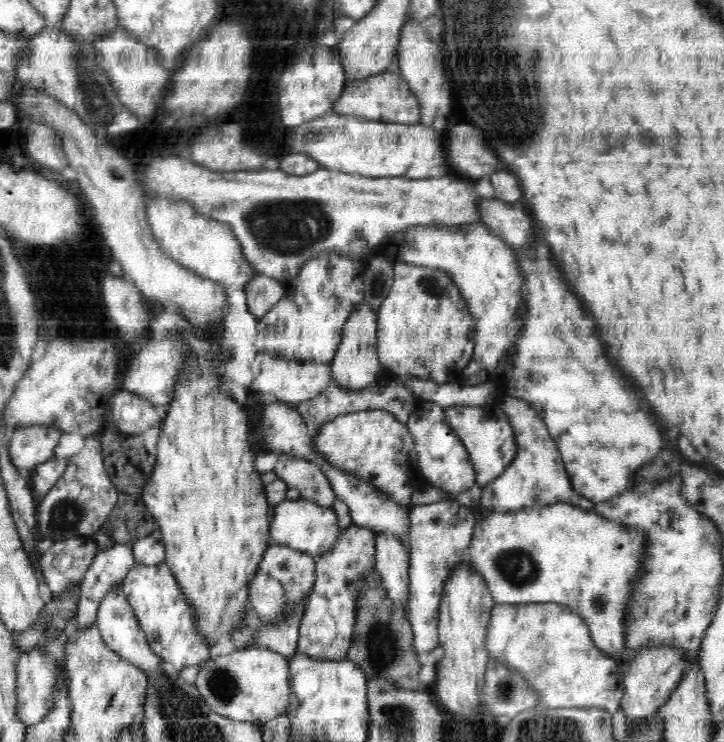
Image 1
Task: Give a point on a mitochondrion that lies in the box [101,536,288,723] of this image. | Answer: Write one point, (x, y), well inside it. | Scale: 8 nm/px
(221, 684)

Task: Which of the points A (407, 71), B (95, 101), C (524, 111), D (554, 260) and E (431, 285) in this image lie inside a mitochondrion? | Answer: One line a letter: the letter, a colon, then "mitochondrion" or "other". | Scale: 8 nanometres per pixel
A: other
B: mitochondrion
C: mitochondrion
D: other
E: mitochondrion

